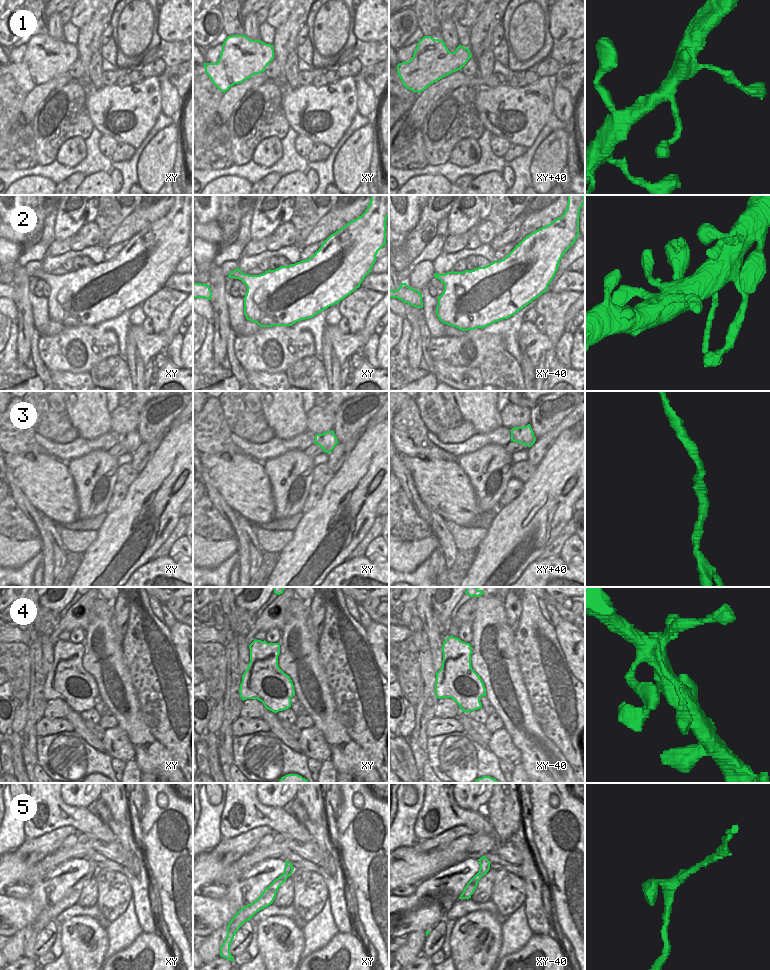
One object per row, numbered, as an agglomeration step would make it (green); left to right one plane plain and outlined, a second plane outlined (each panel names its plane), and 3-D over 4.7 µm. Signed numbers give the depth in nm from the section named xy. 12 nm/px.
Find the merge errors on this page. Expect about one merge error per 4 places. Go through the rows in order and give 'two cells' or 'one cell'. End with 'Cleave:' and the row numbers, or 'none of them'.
1: one cell
2: one cell
3: one cell
4: one cell
5: one cell
Cleave: none of them

